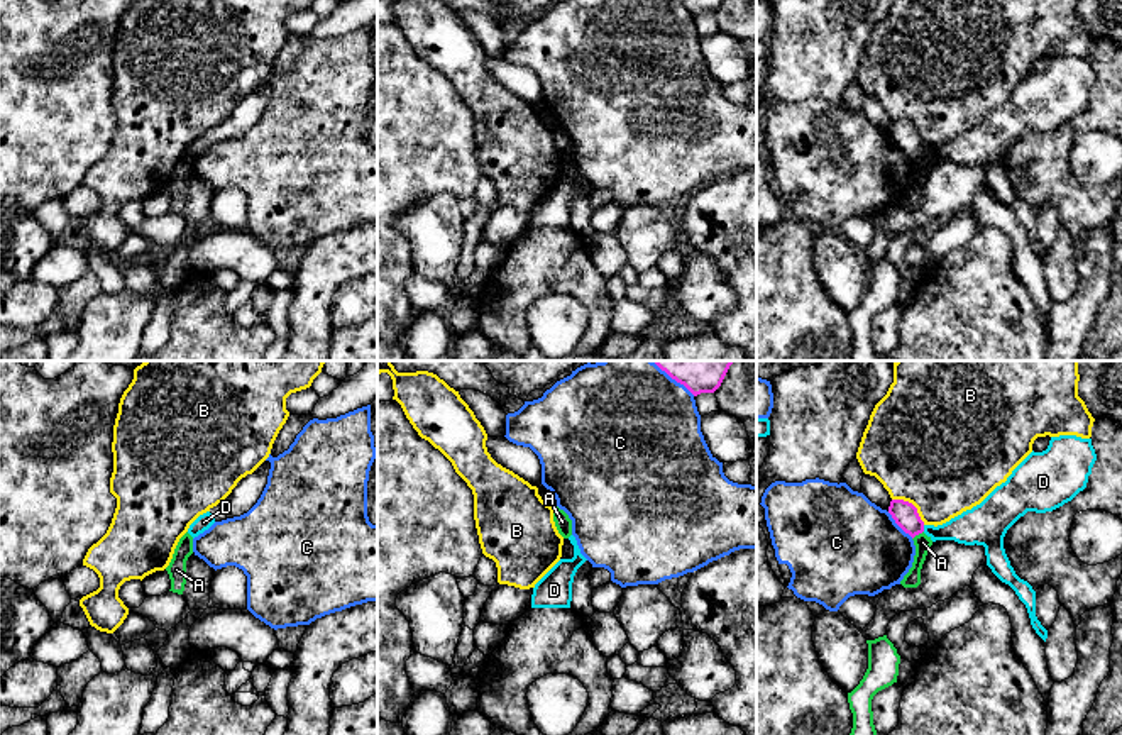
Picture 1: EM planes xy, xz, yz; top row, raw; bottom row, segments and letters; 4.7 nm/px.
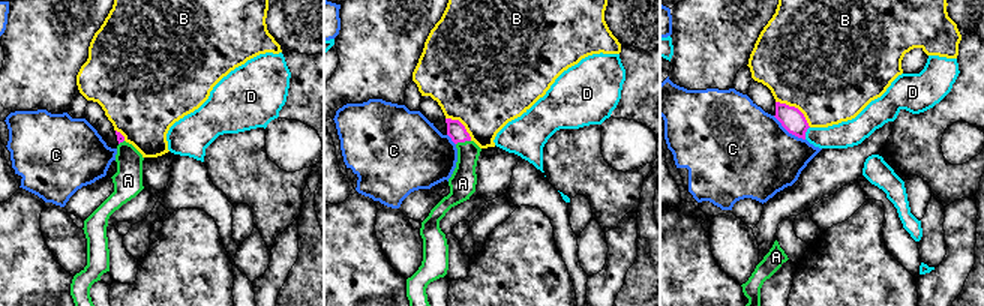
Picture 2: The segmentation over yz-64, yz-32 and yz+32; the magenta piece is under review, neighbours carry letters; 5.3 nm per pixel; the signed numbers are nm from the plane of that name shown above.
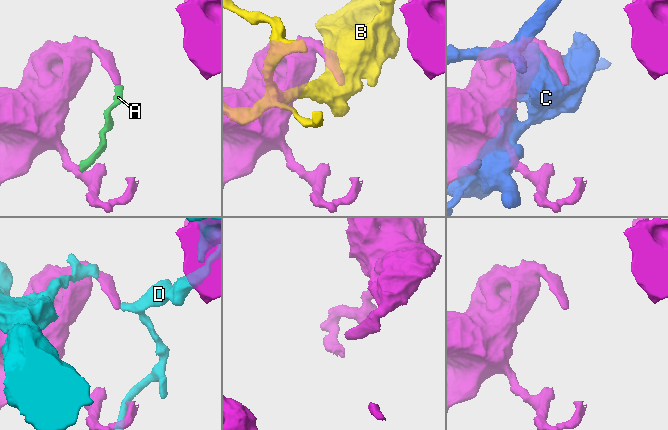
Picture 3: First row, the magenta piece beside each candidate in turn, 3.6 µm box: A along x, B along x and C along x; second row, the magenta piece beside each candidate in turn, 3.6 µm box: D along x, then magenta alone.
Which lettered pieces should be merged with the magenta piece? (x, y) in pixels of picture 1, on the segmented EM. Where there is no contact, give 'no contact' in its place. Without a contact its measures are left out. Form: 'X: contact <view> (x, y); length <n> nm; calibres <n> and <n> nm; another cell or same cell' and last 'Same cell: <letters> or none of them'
A: contact yz (918, 534); length 70 nm; calibres 120 and 80 nm; same cell
B: contact yz (912, 505); length 200 nm; calibres 120 and 500 nm; another cell
C: contact yz (899, 525); length 180 nm; calibres 120 and 460 nm; another cell
D: contact yz (923, 529); length 30 nm; calibres 120 and 170 nm; another cell
Same cell: A

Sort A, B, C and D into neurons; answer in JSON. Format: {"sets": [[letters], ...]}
{"sets": [["A"], ["B"], ["C"], ["D"]]}

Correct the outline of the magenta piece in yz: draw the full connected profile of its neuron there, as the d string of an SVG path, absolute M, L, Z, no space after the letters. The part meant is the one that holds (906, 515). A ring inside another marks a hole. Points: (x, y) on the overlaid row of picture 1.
M892 500L888 513L895 520L895 523L912 537L916 545L912 567L904 576L900 584L904 588L917 588L921 584L921 569L932 545L932 540L924 533L924 522L921 520L917 508L912 503L904 500Z

